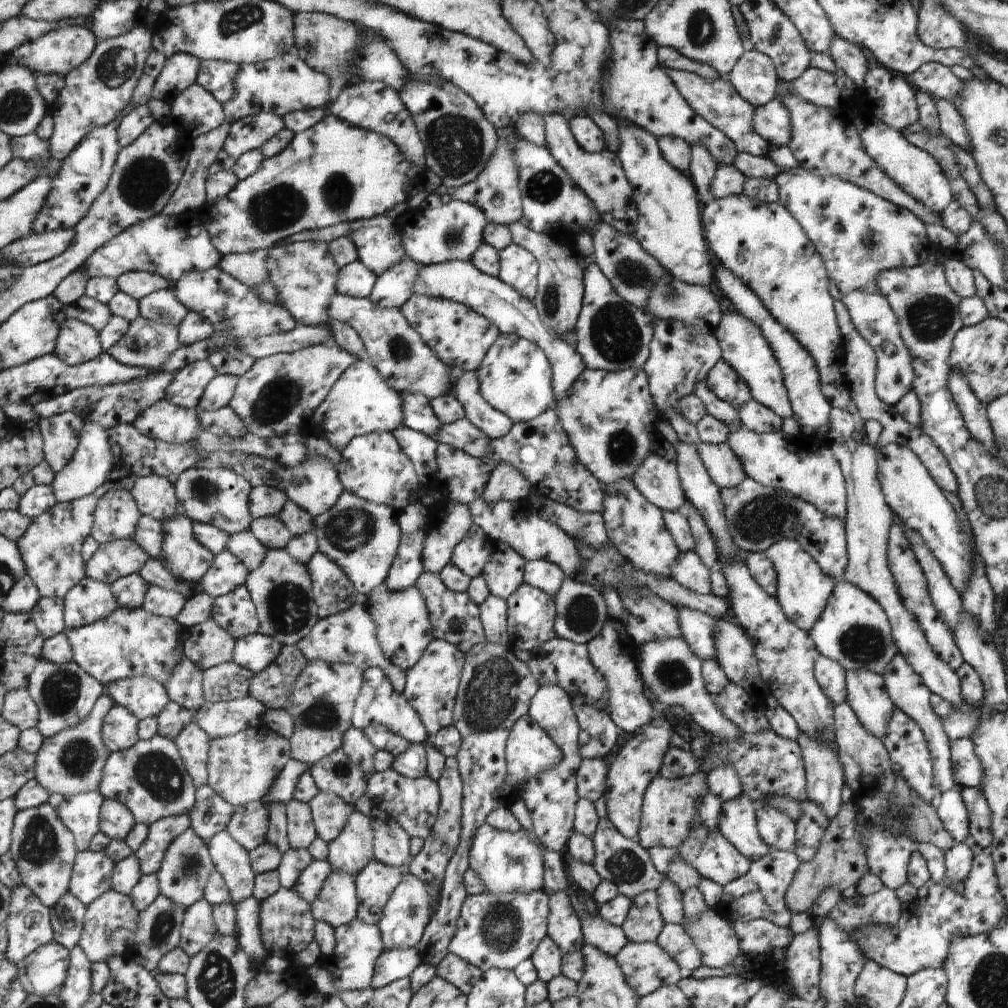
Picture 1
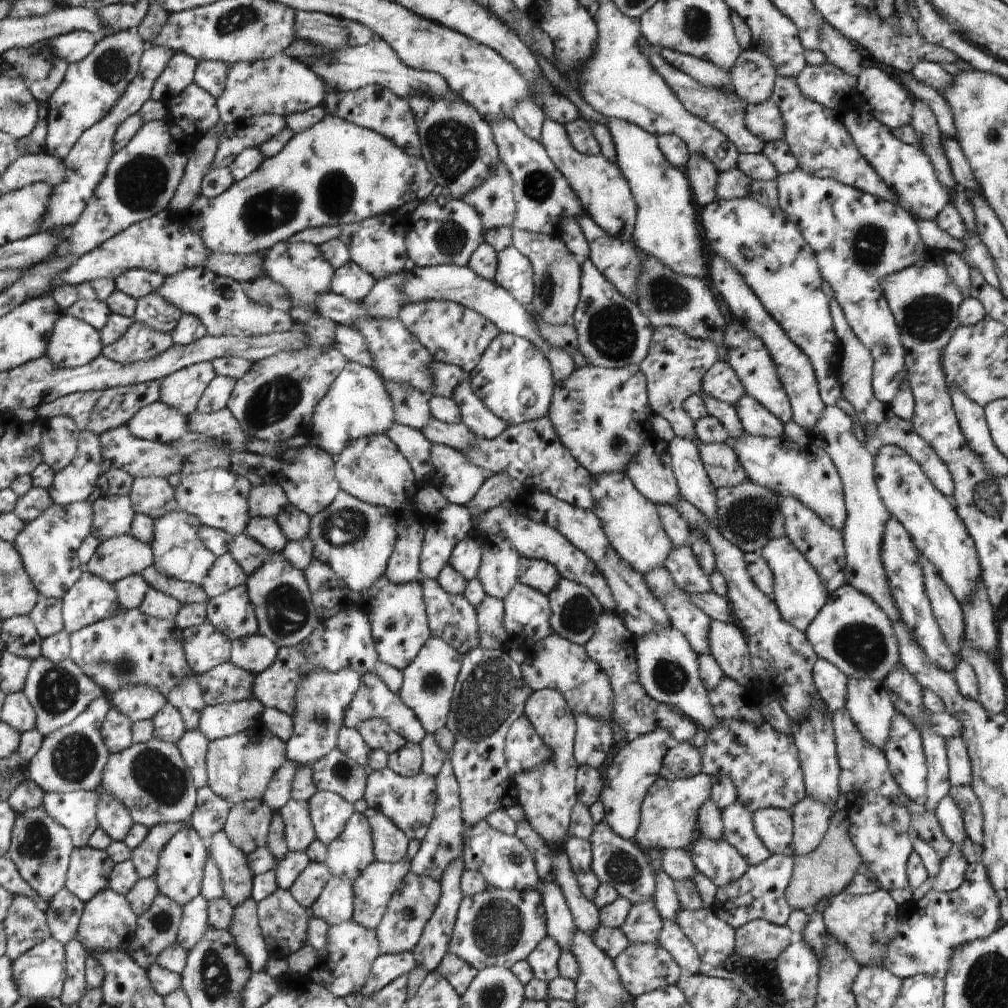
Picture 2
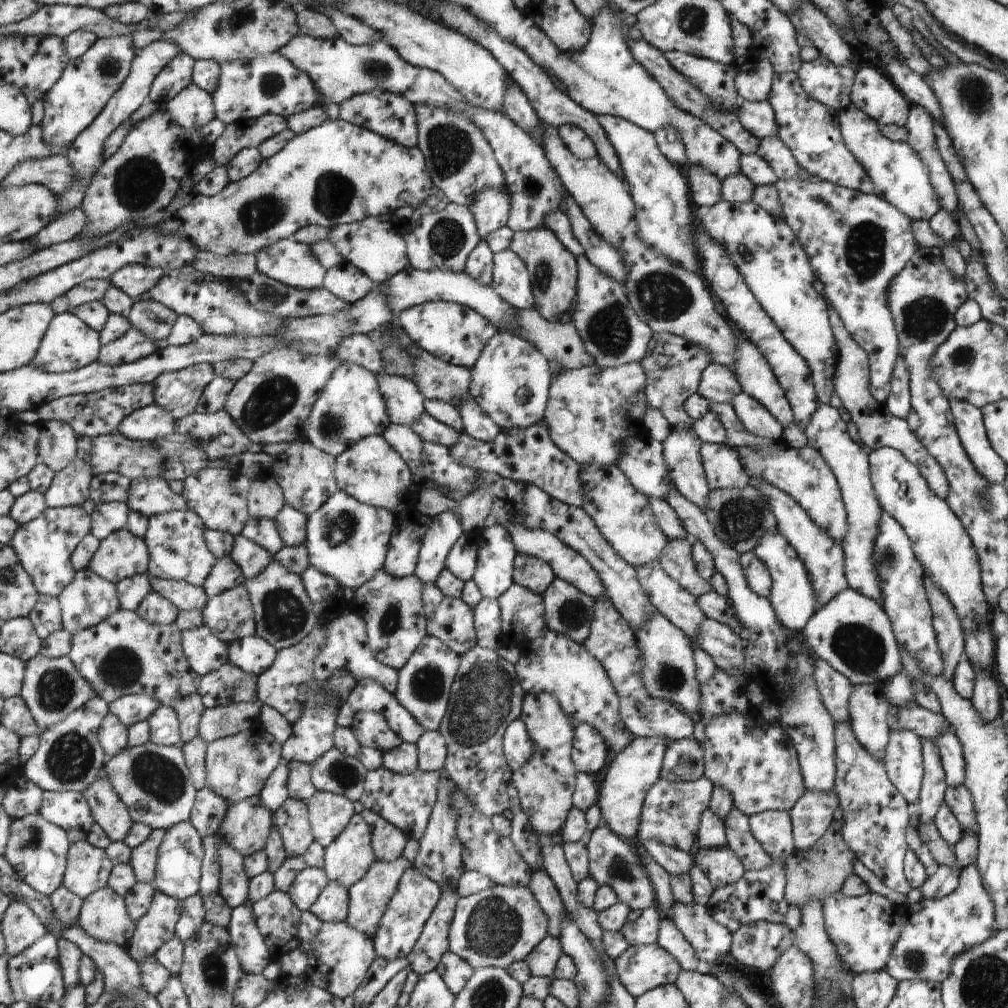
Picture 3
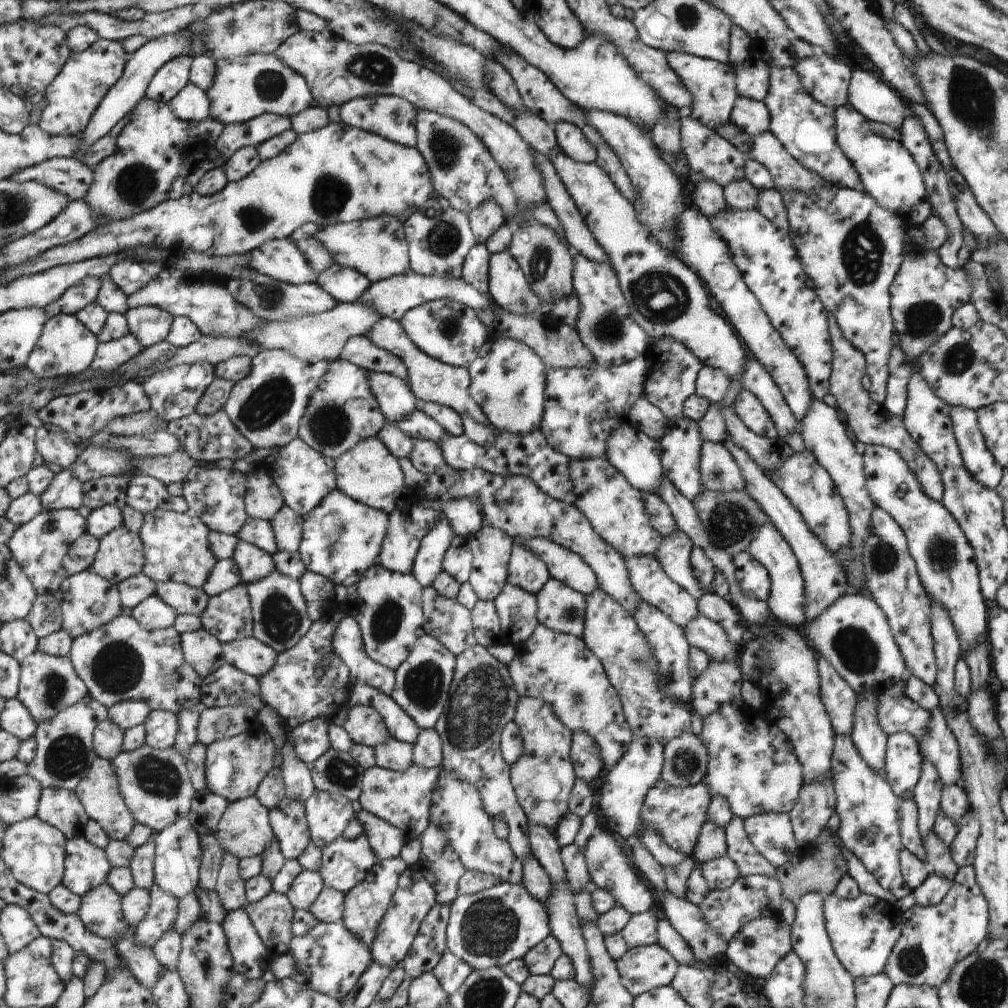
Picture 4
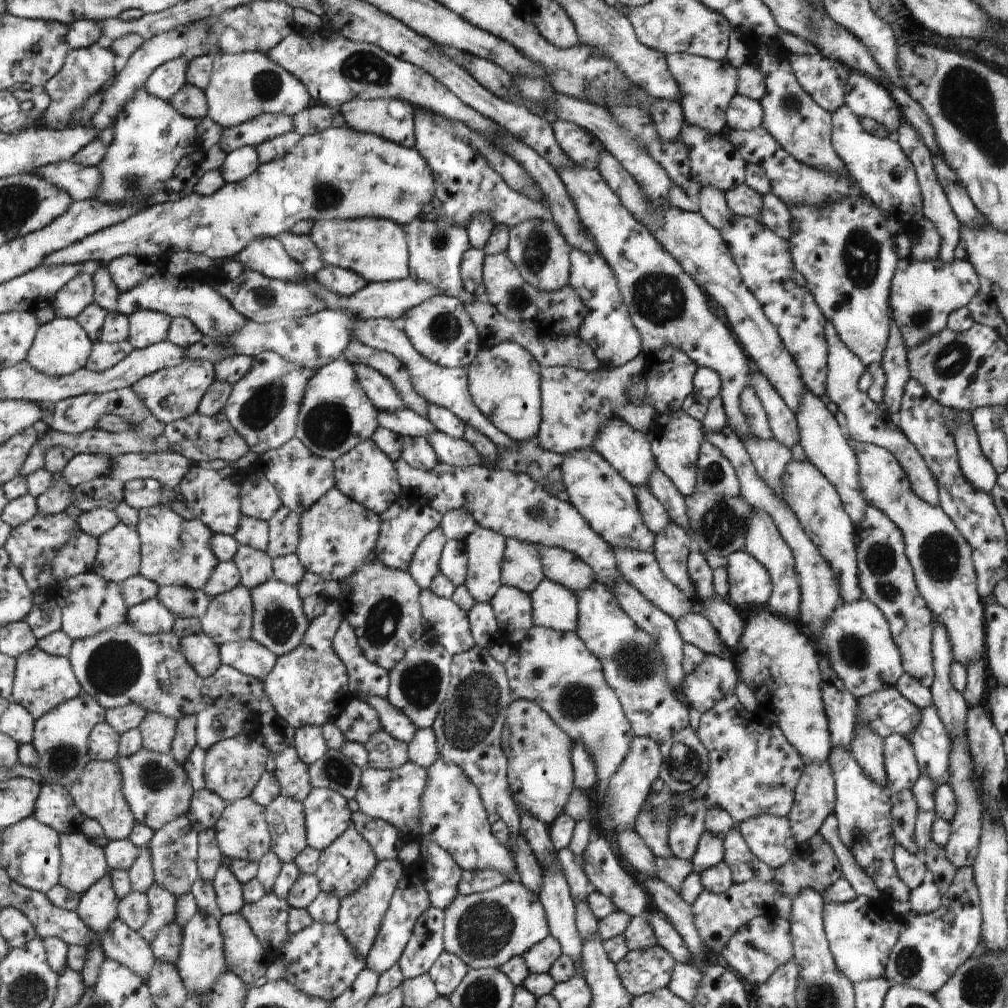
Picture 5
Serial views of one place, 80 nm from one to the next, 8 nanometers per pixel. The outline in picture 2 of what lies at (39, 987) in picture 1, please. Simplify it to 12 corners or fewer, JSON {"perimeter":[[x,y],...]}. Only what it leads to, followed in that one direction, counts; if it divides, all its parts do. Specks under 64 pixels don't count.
{"perimeter":[[50,936],[12,961],[22,997],[57,999],[64,945]]}

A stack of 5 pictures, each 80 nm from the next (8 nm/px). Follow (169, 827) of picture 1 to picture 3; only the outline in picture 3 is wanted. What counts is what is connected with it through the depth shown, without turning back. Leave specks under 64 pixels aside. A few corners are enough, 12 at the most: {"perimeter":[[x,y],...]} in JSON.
{"perimeter":[[154,829],[131,850],[137,882],[154,883],[166,830]]}

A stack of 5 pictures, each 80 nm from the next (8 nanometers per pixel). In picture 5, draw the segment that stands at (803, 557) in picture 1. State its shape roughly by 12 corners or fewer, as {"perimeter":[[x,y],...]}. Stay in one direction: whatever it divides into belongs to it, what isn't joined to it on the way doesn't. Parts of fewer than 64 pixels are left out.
{"perimeter":[[754,509],[745,548],[772,576],[770,610],[798,620],[796,557],[770,513]]}

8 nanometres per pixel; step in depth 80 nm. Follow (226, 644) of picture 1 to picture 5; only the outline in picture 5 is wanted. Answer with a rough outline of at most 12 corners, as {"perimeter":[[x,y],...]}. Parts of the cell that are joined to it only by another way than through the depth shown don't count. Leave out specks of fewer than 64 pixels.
{"perimeter":[[204,631],[180,642],[189,665],[203,679],[222,664],[219,646]]}

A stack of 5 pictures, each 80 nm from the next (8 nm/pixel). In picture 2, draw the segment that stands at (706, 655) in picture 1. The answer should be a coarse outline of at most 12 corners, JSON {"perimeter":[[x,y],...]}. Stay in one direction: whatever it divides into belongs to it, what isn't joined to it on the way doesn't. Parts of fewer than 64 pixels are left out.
{"perimeter":[[666,569],[642,576],[672,626],[710,655],[711,618]]}

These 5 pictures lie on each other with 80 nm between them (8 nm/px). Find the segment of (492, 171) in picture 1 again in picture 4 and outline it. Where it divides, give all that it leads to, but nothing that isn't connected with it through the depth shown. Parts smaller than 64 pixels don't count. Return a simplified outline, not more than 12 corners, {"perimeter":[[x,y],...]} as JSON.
{"perimeter":[[495,202],[472,209],[469,227],[485,243],[505,222]]}

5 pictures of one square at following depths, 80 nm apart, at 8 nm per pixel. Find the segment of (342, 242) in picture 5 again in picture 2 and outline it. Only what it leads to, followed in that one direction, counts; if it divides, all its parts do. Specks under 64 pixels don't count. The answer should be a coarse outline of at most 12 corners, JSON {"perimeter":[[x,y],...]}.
{"perimeter":[[394,218],[342,226],[351,260],[380,280],[407,266]]}

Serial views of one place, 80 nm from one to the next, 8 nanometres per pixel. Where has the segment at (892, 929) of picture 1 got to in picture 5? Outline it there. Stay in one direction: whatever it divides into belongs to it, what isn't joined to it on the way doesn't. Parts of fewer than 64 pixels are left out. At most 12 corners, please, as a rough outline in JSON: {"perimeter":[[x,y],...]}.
{"perimeter":[[973,867],[902,916],[885,978],[930,994],[981,942]]}

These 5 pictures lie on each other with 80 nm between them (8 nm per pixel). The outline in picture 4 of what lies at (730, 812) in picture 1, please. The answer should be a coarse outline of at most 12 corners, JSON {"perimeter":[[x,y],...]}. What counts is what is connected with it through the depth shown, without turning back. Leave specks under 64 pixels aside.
{"perimeter":[[744,820],[725,828],[727,855],[740,876],[775,876],[751,842]]}

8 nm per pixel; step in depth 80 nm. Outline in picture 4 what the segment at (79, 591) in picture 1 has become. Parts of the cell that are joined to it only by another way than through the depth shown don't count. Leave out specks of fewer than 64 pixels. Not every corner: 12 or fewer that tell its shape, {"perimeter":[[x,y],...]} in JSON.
{"perimeter":[[89,569],[53,597],[73,639],[125,612],[117,585]]}

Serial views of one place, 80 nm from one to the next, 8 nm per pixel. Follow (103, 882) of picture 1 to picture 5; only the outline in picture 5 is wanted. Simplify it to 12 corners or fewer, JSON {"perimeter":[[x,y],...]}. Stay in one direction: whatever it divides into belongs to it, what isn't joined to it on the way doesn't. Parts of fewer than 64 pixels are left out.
{"perimeter":[[82,832],[60,834],[60,884],[84,894],[110,868]]}

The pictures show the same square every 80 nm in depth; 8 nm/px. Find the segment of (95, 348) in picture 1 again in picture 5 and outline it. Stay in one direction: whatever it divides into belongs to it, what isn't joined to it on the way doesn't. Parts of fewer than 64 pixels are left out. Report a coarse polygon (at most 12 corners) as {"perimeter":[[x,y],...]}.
{"perimeter":[[76,319],[37,330],[25,360],[61,377],[85,366],[93,344]]}

